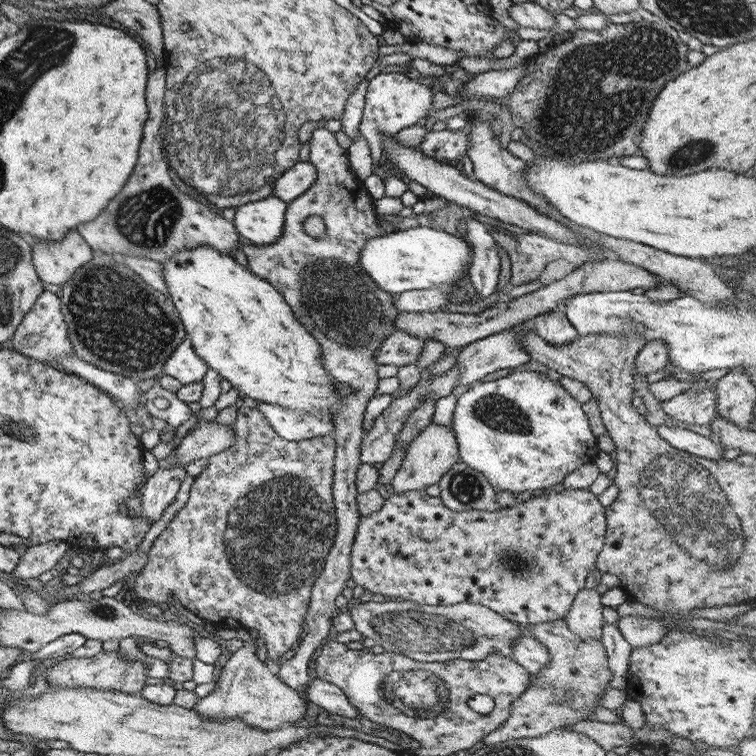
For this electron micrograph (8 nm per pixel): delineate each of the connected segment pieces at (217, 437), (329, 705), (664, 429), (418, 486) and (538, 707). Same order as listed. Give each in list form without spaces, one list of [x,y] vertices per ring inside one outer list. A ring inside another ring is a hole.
[[[216,420],[202,421],[182,439],[176,448],[174,456],[168,456],[159,462],[161,468],[169,468],[174,463],[188,466],[190,462],[199,458],[208,458],[232,446],[234,429]]]
[[[311,679],[302,694],[305,699],[325,708],[331,715],[340,714],[348,718],[359,715],[358,709],[350,703],[343,690],[335,684],[328,684],[326,680]]]
[[[663,424],[657,428],[658,434],[674,448],[695,454],[708,460],[721,460],[725,448],[711,437],[700,435],[673,424]]]
[[[436,423],[424,427],[412,441],[402,460],[400,470],[396,472],[392,483],[393,490],[396,493],[406,491],[426,490],[426,487],[435,485],[442,476],[448,473],[448,470],[454,464],[460,461],[459,446],[456,442],[457,436],[453,429]]]
[[[565,618],[553,622],[532,625],[532,637],[548,647],[550,664],[530,674],[528,690],[516,698],[510,706],[510,716],[494,732],[482,740],[483,746],[503,743],[510,739],[532,739],[554,729],[566,728],[572,724],[587,720],[592,712],[600,709],[598,699],[610,688],[612,670],[608,668],[608,656],[600,640],[580,640],[567,628]]]

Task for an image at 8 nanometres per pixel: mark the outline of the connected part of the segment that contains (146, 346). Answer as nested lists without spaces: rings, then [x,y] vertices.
[[[95,251],[92,259],[78,268],[70,280],[60,285],[62,287],[63,295],[60,294],[59,298],[62,300],[64,322],[68,324],[68,339],[73,354],[97,368],[120,374],[135,382],[148,380],[159,374],[164,375],[167,360],[187,338],[173,300],[145,283],[140,275],[120,260],[114,260],[108,253]]]

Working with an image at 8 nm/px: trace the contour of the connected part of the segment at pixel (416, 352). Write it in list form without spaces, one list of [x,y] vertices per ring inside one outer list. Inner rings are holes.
[[[394,331],[382,342],[381,348],[373,357],[378,365],[402,367],[417,363],[424,347],[424,341],[410,337],[408,332]]]

